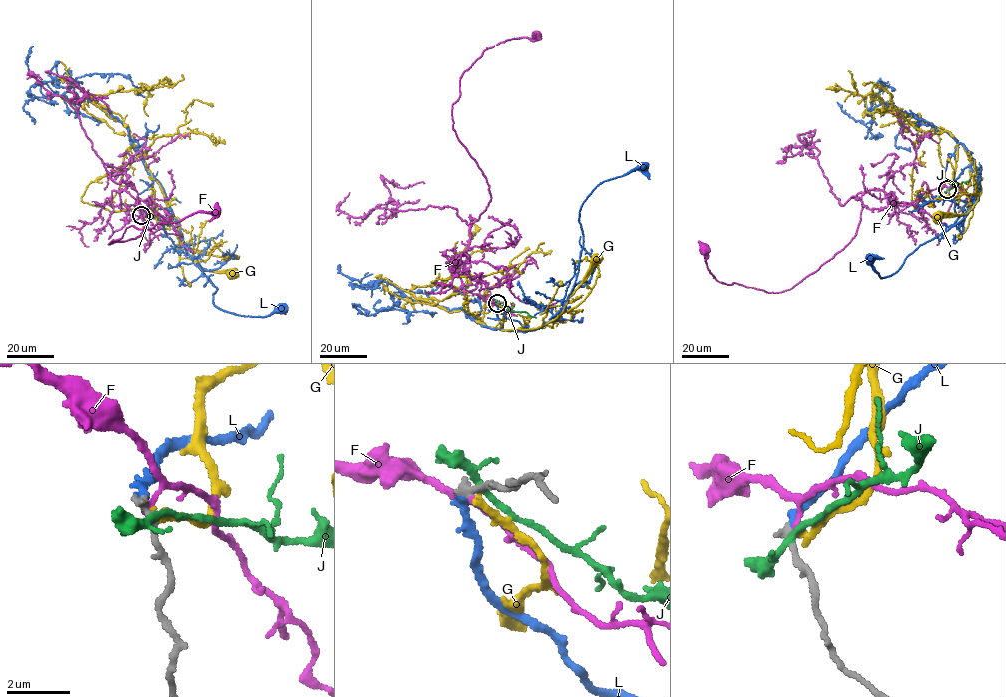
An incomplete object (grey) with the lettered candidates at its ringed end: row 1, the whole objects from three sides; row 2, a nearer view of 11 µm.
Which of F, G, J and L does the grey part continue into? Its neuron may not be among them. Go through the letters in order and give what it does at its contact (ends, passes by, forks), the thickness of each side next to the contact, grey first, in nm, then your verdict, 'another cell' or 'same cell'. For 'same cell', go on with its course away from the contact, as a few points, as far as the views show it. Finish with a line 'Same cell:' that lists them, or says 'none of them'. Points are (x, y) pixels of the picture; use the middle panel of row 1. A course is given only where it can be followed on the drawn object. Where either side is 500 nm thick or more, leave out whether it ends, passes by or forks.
F: it passes by; 260 nm thick on the grey side, 110 nm on the other; another cell
G: it ends there; 280 nm thick on the grey side, 240 nm on the other; another cell
J: it forks there; 300 nm thick on the grey side, 180 nm on the other; another cell
L: it ends there; 260 nm thick on the grey side, 240 nm on the other; same cell; it runs (496, 303), (527, 329), (554, 315), (575, 283), (582, 203), (605, 181), (643, 167)
Same cell: L

